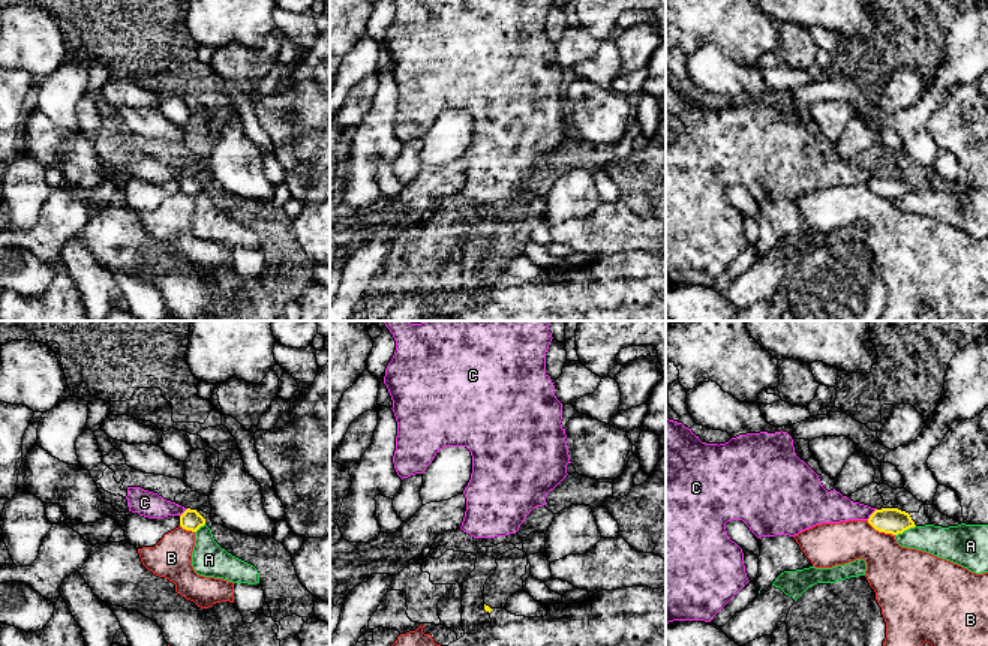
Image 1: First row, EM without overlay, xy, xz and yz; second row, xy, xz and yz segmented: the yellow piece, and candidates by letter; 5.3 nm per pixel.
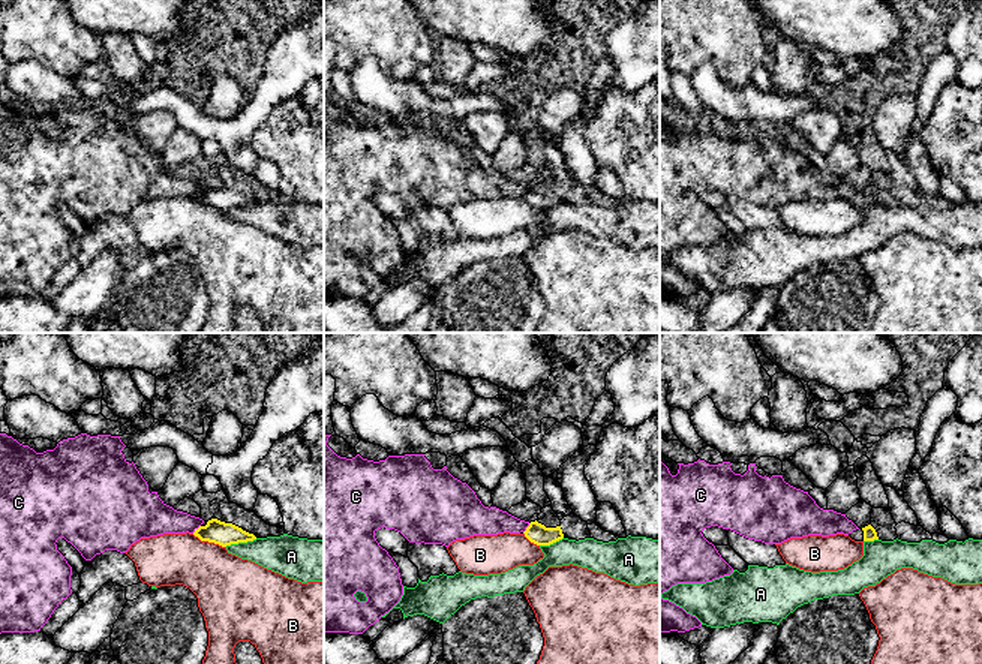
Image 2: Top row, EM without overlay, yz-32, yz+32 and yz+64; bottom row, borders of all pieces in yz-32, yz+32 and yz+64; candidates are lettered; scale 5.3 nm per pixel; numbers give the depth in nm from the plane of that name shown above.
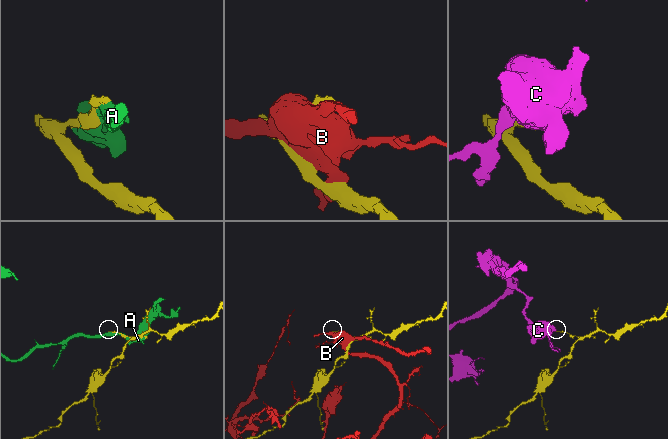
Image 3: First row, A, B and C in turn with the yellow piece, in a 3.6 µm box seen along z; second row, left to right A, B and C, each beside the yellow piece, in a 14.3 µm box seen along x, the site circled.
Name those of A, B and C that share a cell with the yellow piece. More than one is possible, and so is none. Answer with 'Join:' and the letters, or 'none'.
Join: none

